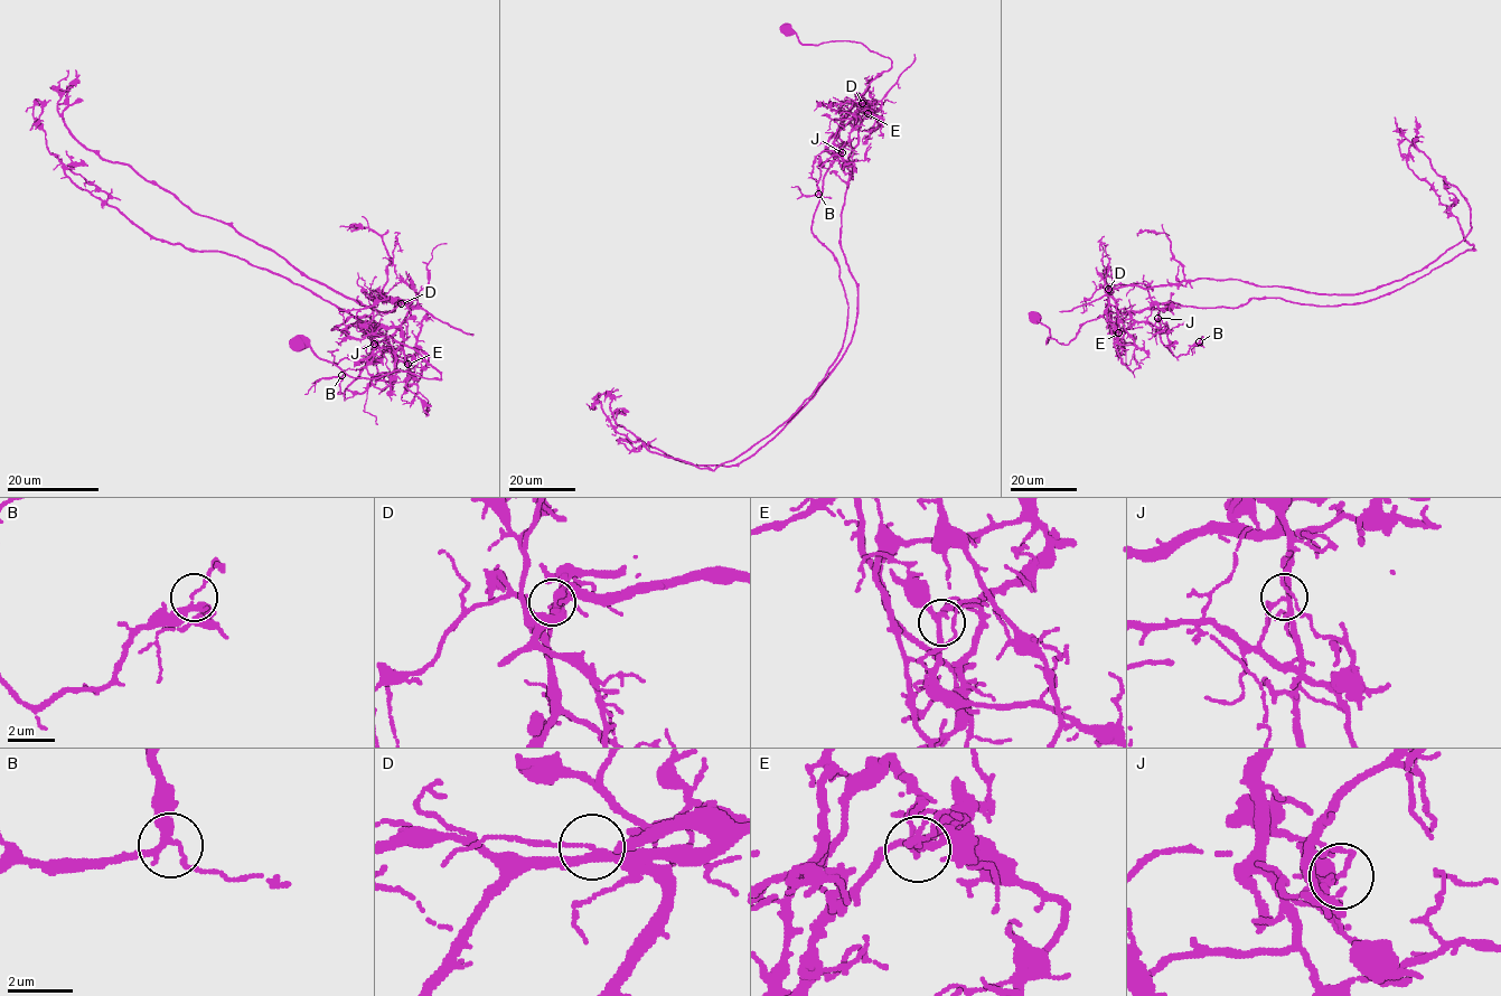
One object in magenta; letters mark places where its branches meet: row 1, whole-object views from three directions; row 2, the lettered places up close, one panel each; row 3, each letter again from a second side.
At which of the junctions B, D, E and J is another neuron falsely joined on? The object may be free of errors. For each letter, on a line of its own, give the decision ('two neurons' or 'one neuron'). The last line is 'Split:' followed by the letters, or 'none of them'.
B: one neuron
D: one neuron
E: one neuron
J: two neurons
Split: J

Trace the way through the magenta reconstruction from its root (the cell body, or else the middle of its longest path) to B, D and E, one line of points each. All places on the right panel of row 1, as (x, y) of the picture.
B: (1035, 316), (1049, 328), (1045, 344), (1067, 345), (1086, 322), (1129, 311), (1157, 327), (1175, 356), (1199, 341)
D: (1035, 316), (1049, 328), (1045, 344), (1048, 337), (1067, 345), (1086, 322), (1114, 312), (1107, 306), (1108, 289)
E: (1035, 316), (1049, 328), (1045, 344), (1048, 337), (1067, 345), (1086, 322), (1131, 311), (1134, 322), (1118, 332)

